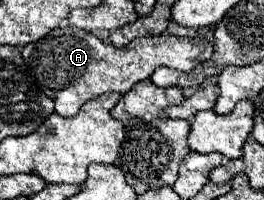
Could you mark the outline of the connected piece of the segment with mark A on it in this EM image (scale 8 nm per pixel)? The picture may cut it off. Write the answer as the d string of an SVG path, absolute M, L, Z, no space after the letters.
M66 26L66 28L54 28L38 42L26 44L22 50L22 58L32 78L38 80L40 90L54 100L56 114L76 116L82 104L88 102L90 98L96 98L104 92L126 94L140 80L148 80L154 74L154 70L160 66L190 72L198 64L206 62L212 56L212 52L214 46L208 40L180 38L172 34L144 36L132 40L124 48L116 48L96 38L92 32Z

